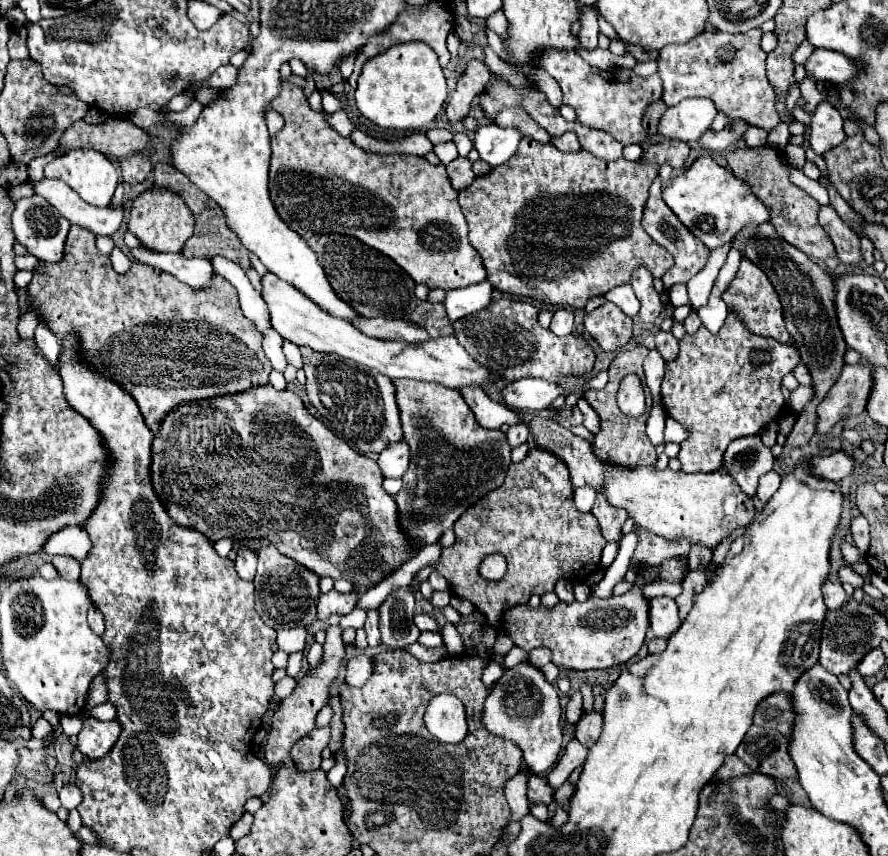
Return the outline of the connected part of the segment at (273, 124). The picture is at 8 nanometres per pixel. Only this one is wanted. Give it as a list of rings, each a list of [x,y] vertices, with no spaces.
[[[268,109],[268,111],[266,111],[266,123],[268,123],[268,131],[270,131],[270,135],[276,135],[276,133],[284,127],[284,119],[282,119],[282,115],[280,115],[278,111],[274,111],[274,109]]]

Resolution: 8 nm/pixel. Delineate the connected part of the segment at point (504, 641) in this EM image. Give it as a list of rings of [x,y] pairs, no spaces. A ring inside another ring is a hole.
[[[500,635],[498,639],[496,639],[496,643],[494,643],[494,647],[492,647],[492,653],[494,655],[506,655],[510,649],[512,649],[514,645],[512,645],[512,641],[508,639],[508,637],[504,637],[504,635]]]

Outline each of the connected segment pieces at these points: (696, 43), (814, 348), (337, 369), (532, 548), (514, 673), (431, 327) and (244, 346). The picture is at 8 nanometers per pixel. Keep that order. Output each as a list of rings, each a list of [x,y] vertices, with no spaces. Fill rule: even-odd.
[[[760,29],[748,33],[708,33],[704,31],[696,39],[684,45],[672,45],[660,49],[658,73],[662,79],[662,101],[678,105],[686,97],[712,99],[720,113],[728,115],[728,121],[742,119],[748,125],[772,131],[780,117],[776,113],[776,93],[766,79],[766,53],[760,49]]]
[[[762,223],[756,227],[756,231],[750,235],[748,243],[744,245],[744,257],[750,259],[754,265],[758,265],[774,285],[782,307],[784,307],[784,319],[786,329],[794,337],[794,345],[800,351],[802,363],[808,367],[812,375],[812,387],[814,387],[814,399],[800,411],[792,433],[786,439],[784,453],[780,459],[784,459],[792,449],[804,447],[816,433],[816,407],[820,405],[820,399],[830,391],[830,387],[836,383],[842,367],[844,367],[844,351],[846,341],[842,337],[842,331],[838,327],[836,309],[832,303],[832,279],[826,271],[822,271],[808,255],[792,247],[788,241],[784,241],[776,229],[770,223]]]
[[[302,347],[302,361],[306,373],[306,393],[310,403],[316,407],[320,419],[340,439],[344,437],[350,447],[362,455],[378,455],[392,443],[402,439],[400,415],[396,405],[396,391],[392,381],[378,371],[360,367],[338,355],[310,351]]]
[[[538,447],[530,449],[522,463],[510,465],[502,487],[492,491],[482,501],[482,505],[476,503],[474,507],[470,507],[454,523],[454,533],[456,533],[456,543],[442,551],[436,571],[448,579],[452,593],[456,593],[460,599],[468,599],[488,619],[492,627],[500,625],[504,609],[514,607],[518,603],[528,603],[532,593],[542,595],[546,591],[554,591],[558,579],[566,579],[570,583],[588,581],[588,577],[594,571],[598,571],[600,553],[606,545],[600,533],[600,525],[596,523],[596,517],[592,513],[580,513],[574,507],[572,485],[566,465],[560,459],[556,459],[552,453],[542,451]],[[490,553],[502,553],[508,561],[506,577],[498,583],[488,583],[478,575],[480,561]]]
[[[530,663],[508,669],[504,677],[494,685],[484,703],[484,727],[500,735],[508,741],[514,741],[530,767],[532,773],[544,775],[558,759],[562,745],[562,729],[560,729],[560,699],[544,675]]]
[[[314,235],[308,245],[318,255],[318,261],[326,271],[326,277],[336,295],[344,299],[344,303],[350,303],[358,315],[408,319],[424,327],[430,337],[444,337],[454,333],[452,323],[446,317],[444,305],[428,303],[428,311],[424,311],[424,301],[414,295],[416,283],[390,257],[346,235]]]
[[[76,225],[70,227],[68,239],[66,239],[64,259],[58,261],[56,267],[60,267],[60,271],[56,271],[56,279],[60,279],[60,295],[68,295],[68,311],[76,311],[76,315],[72,315],[72,325],[68,325],[68,329],[64,329],[64,335],[58,335],[58,339],[66,337],[68,333],[76,333],[78,339],[80,339],[82,355],[88,357],[86,361],[96,371],[100,371],[102,375],[110,377],[116,383],[120,383],[120,379],[124,379],[124,383],[128,383],[128,387],[132,387],[132,383],[136,383],[136,387],[140,387],[140,391],[128,391],[128,393],[136,399],[136,403],[140,407],[140,413],[142,413],[146,425],[152,431],[156,431],[156,427],[160,427],[160,419],[168,411],[176,409],[180,403],[192,403],[192,401],[210,399],[210,397],[216,397],[216,395],[232,395],[236,391],[244,391],[244,389],[252,387],[252,383],[268,383],[268,373],[270,373],[272,365],[270,365],[270,361],[266,359],[266,355],[262,351],[262,335],[256,335],[256,331],[252,331],[252,327],[256,327],[256,325],[244,317],[240,308],[237,291],[224,277],[216,275],[212,279],[210,289],[194,291],[186,283],[180,283],[176,277],[172,277],[168,273],[162,273],[162,271],[156,273],[150,265],[144,265],[144,263],[138,263],[138,261],[130,267],[130,271],[126,275],[118,275],[118,273],[114,273],[108,255],[102,255],[96,249],[96,235],[92,235],[92,231],[84,231],[84,227],[76,227]]]

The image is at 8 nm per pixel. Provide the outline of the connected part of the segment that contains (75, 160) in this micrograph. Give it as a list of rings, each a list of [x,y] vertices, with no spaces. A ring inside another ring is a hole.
[[[74,149],[74,151],[68,151],[66,155],[60,155],[60,157],[52,159],[46,165],[44,175],[46,177],[54,177],[54,179],[62,179],[86,203],[90,203],[94,207],[108,207],[110,205],[110,199],[114,195],[114,189],[118,185],[116,167],[106,159],[106,155],[102,155],[98,151],[92,151],[92,149]]]

